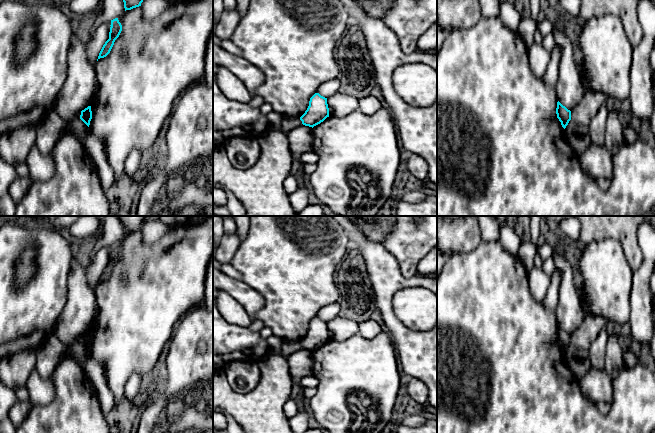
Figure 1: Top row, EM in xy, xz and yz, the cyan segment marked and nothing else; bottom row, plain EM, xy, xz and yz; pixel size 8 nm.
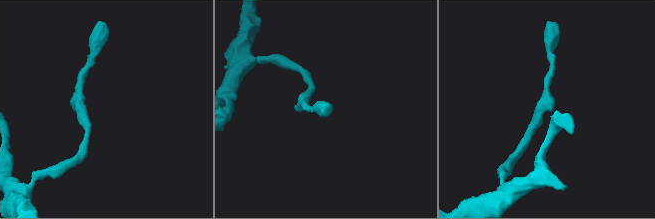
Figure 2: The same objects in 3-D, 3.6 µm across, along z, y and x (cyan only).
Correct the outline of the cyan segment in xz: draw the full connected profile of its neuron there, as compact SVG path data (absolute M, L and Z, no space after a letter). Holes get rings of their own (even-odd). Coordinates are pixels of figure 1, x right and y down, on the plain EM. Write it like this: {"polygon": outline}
{"polygon": "M315 317L309 325L309 330L305 337L300 341L302 348L314 351L329 341L327 322Z"}

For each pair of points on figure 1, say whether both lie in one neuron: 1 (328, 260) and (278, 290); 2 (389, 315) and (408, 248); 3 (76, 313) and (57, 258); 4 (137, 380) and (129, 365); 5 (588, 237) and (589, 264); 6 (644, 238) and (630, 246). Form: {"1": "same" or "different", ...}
{"1": "same", "2": "different", "3": "different", "4": "different", "5": "different", "6": "different"}

